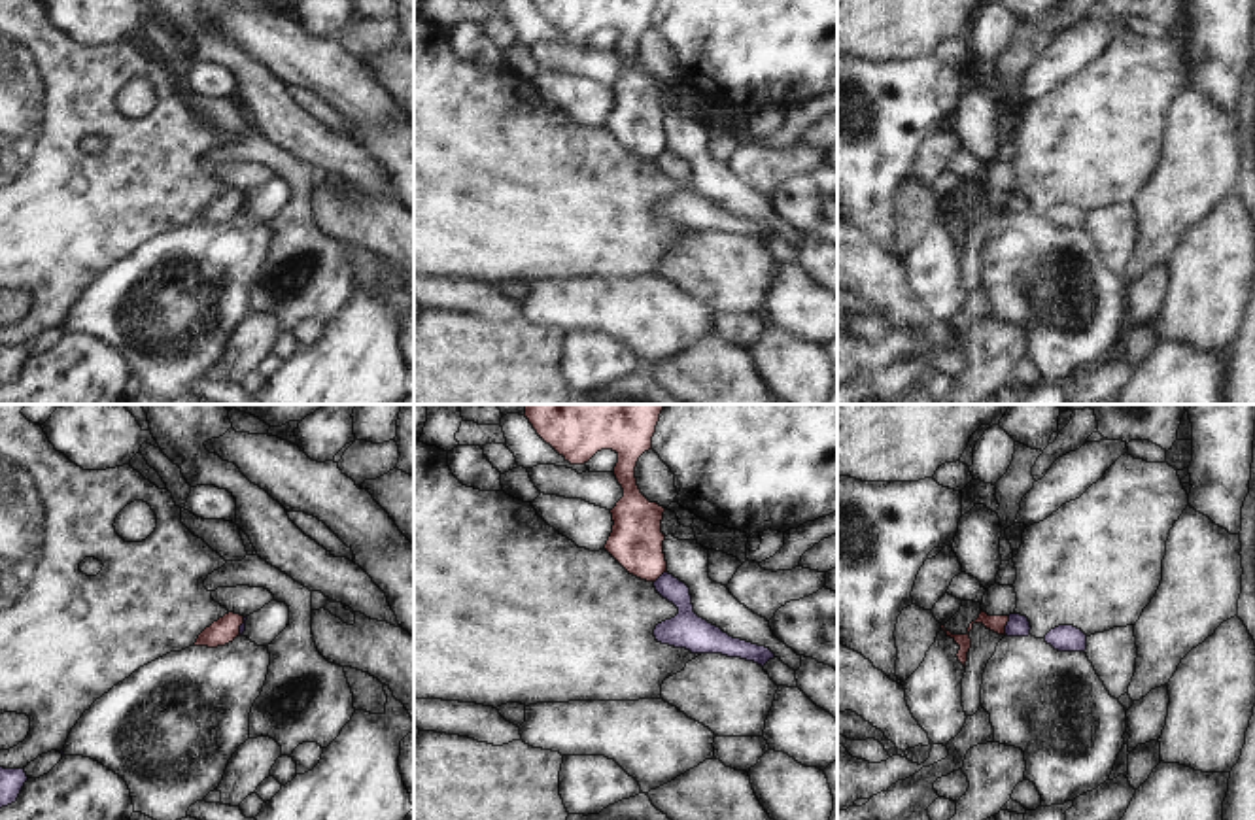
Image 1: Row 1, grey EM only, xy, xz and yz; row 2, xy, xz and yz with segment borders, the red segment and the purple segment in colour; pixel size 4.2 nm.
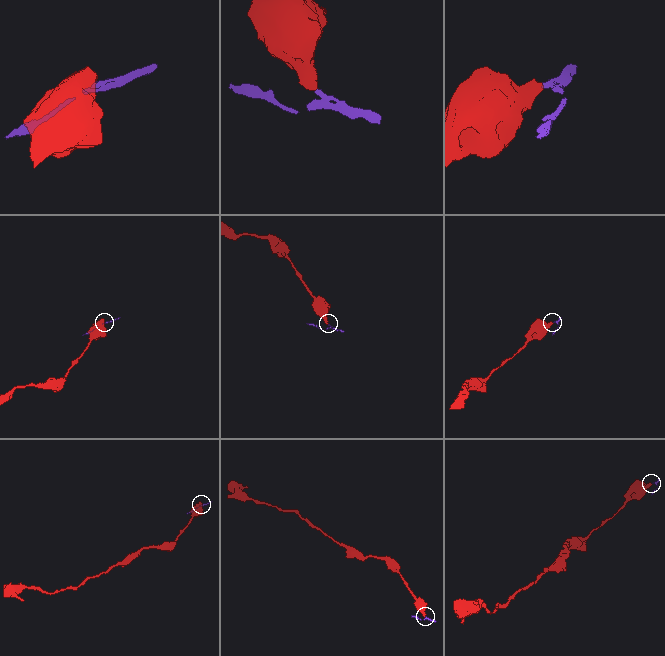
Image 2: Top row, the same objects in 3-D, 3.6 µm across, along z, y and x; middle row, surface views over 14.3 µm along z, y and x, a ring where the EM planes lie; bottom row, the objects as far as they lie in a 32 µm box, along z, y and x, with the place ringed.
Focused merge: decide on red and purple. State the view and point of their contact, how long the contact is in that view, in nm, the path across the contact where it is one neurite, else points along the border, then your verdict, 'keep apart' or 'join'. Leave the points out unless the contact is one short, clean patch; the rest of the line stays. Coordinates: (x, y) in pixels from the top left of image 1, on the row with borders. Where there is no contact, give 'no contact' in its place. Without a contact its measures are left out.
yz (1006, 624) | 80 nm | along yz (1010, 616), (1004, 633) | keep apart

